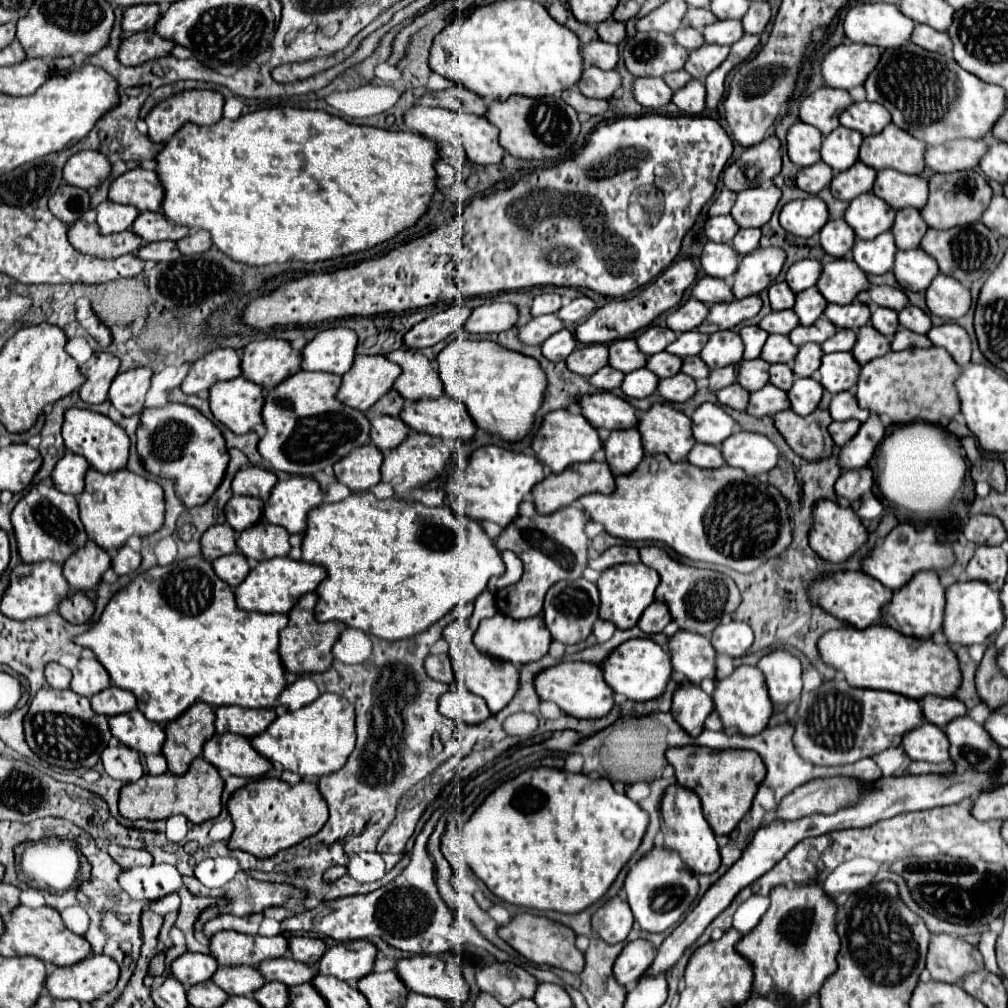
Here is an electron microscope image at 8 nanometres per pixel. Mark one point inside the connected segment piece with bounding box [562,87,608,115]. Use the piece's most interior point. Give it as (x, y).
(573, 97)

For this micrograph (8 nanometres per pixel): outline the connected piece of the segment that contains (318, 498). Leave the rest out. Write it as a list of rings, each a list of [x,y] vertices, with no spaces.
[[[290,477],[274,485],[264,505],[264,517],[272,525],[282,525],[288,533],[304,533],[306,515],[322,503],[322,489],[312,477]]]

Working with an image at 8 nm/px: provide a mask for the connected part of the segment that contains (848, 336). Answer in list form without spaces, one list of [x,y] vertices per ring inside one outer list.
[[[840,329],[834,337],[830,337],[826,343],[822,343],[824,353],[836,353],[836,351],[852,351],[856,341],[856,333],[852,329]]]

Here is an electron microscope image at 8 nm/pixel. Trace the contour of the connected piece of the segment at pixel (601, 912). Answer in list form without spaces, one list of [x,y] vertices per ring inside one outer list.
[[[618,895],[608,899],[594,915],[592,915],[592,929],[606,941],[606,943],[620,943],[626,941],[632,929],[632,911],[624,899]]]

